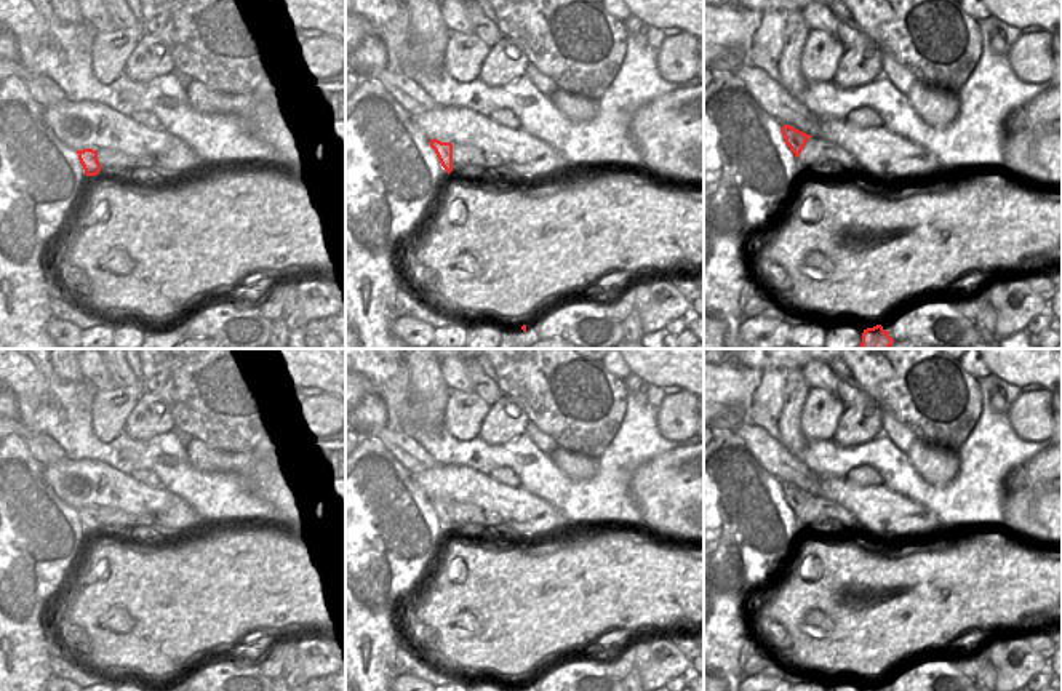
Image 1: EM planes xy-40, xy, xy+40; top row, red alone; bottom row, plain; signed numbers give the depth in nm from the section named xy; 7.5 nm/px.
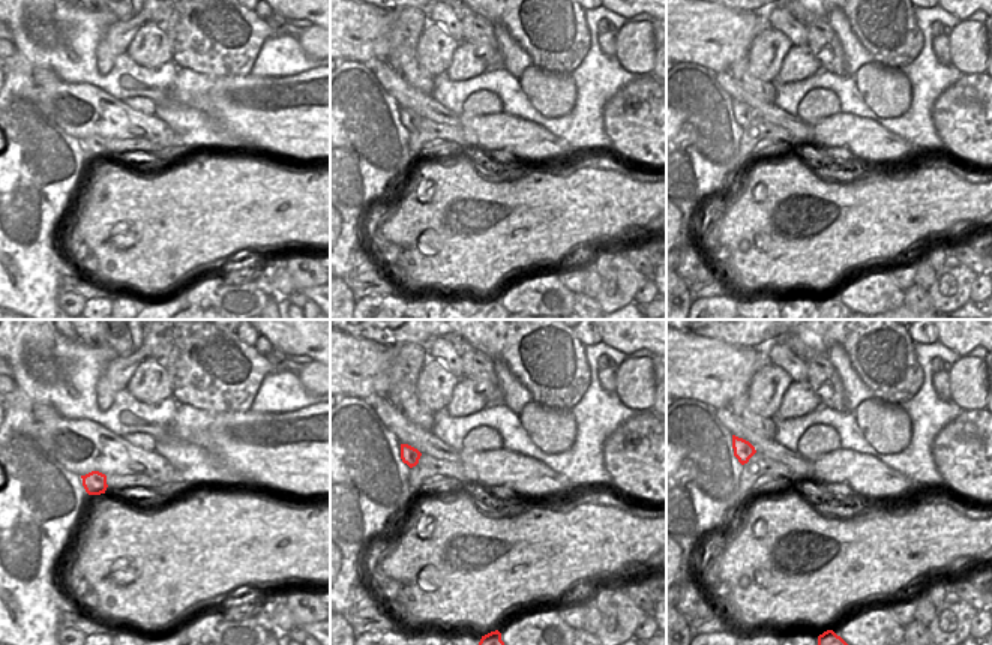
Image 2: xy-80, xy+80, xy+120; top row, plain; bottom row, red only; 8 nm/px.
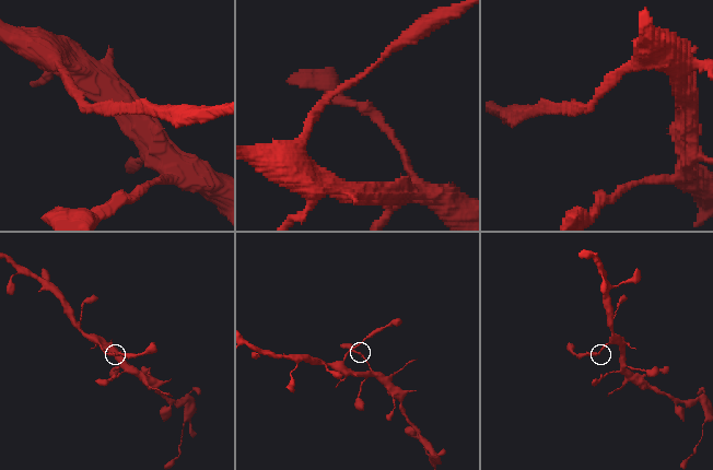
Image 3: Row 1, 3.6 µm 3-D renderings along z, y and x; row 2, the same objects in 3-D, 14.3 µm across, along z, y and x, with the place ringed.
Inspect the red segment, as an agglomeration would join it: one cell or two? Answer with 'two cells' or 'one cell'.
two cells

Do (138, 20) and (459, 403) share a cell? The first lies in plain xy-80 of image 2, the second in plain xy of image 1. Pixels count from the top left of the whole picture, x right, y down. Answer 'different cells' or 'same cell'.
same cell

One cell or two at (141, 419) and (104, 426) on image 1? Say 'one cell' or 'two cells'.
two cells

